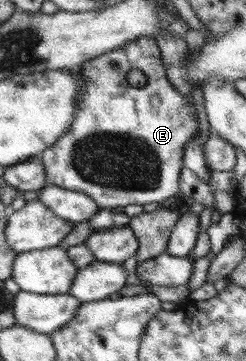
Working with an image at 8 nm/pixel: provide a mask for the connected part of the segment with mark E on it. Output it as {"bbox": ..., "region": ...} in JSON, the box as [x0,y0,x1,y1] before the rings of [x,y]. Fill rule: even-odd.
{"bbox":[41,37,197,209],"region":[[[139,37],[135,42],[130,42],[121,48],[100,54],[94,59],[85,61],[78,67],[81,74],[81,86],[76,96],[76,111],[72,125],[54,142],[52,146],[45,149],[41,154],[41,160],[45,169],[46,182],[49,185],[60,186],[67,190],[76,190],[77,192],[84,192],[87,196],[90,196],[97,206],[101,209],[112,209],[117,206],[127,206],[127,204],[149,204],[150,202],[156,202],[158,204],[166,204],[172,200],[172,197],[179,192],[179,178],[181,169],[183,166],[183,153],[184,146],[191,140],[191,137],[195,137],[197,134],[197,115],[195,113],[195,107],[192,103],[192,98],[186,98],[182,94],[179,94],[173,85],[168,82],[166,78],[166,68],[162,63],[162,57],[160,56],[160,48],[157,41],[153,37]],[[129,70],[141,70],[147,77],[147,84],[139,88],[134,88],[129,85],[127,81],[127,74]]]}

